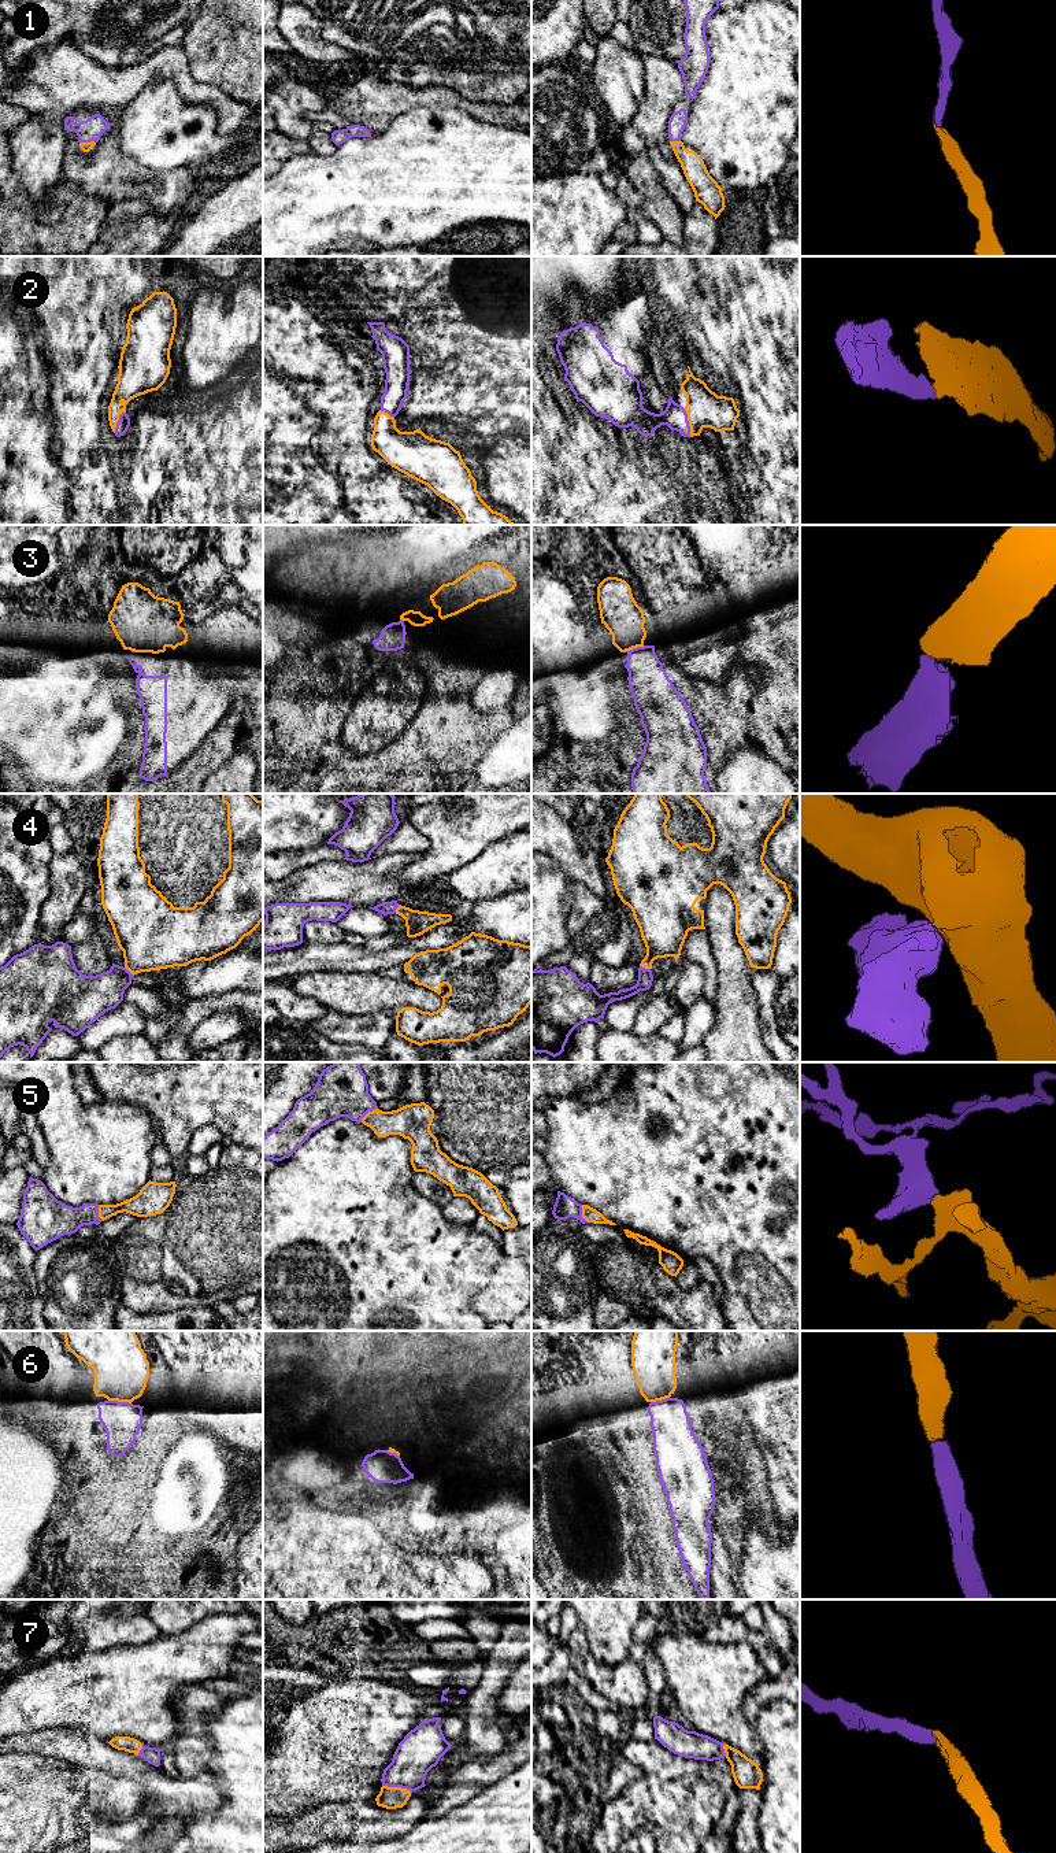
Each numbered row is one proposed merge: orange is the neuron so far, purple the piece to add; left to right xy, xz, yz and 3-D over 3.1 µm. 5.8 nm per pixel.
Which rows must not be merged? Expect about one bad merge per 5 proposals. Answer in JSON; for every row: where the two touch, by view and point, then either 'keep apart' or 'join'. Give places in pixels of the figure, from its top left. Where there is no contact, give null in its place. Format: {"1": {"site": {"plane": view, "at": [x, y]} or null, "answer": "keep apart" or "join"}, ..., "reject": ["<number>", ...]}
{"1": {"site": {"plane": "xy", "at": [86, 143]}, "answer": "join"}, "2": {"site": {"plane": "yz", "at": [689, 422]}, "answer": "join"}, "3": {"site": {"plane": "yz", "at": [634, 647]}, "answer": "join"}, "4": {"site": {"plane": "yz", "at": [645, 968]}, "answer": "join"}, "5": {"site": {"plane": "xz", "at": [367, 1113]}, "answer": "join"}, "6": {"site": {"plane": "xy", "at": [119, 1401]}, "answer": "join"}, "7": {"site": {"plane": "xz", "at": [397, 1787]}, "answer": "join"}, "reject": []}

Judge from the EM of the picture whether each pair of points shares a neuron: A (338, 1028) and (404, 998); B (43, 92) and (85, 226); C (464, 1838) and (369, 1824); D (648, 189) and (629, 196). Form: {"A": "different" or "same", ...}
{"A": "different", "B": "different", "C": "different", "D": "different"}

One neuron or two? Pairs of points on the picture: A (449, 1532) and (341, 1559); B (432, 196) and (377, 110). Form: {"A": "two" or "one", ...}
{"A": "two", "B": "two"}

